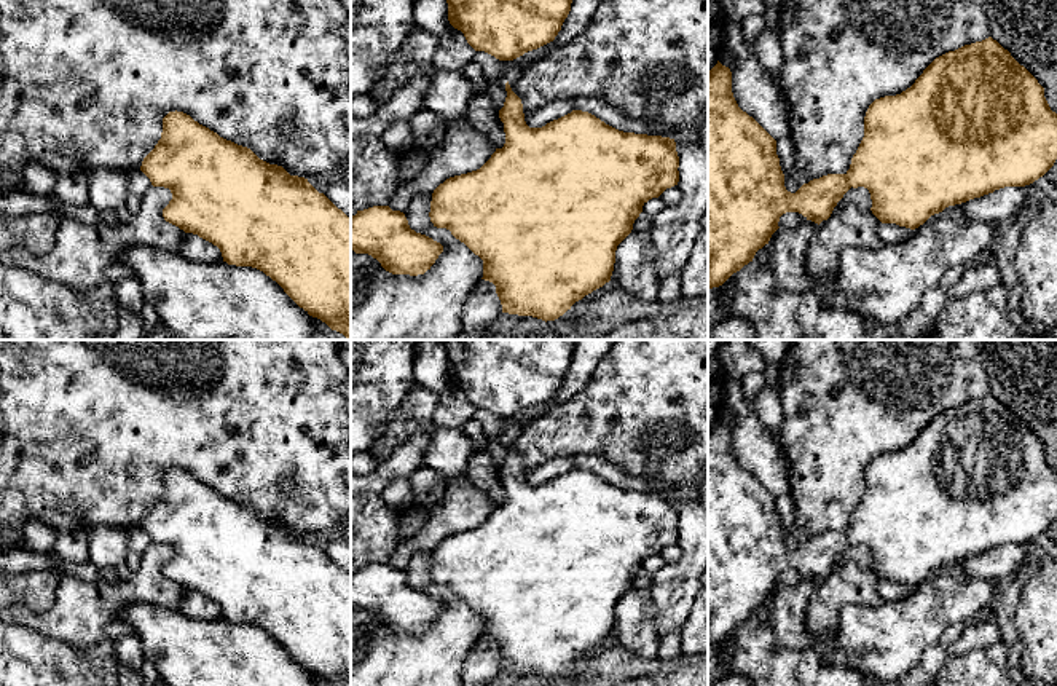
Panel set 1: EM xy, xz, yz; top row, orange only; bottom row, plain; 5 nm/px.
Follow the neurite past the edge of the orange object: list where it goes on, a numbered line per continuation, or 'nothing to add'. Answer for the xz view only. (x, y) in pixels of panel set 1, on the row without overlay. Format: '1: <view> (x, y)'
nothing to add

